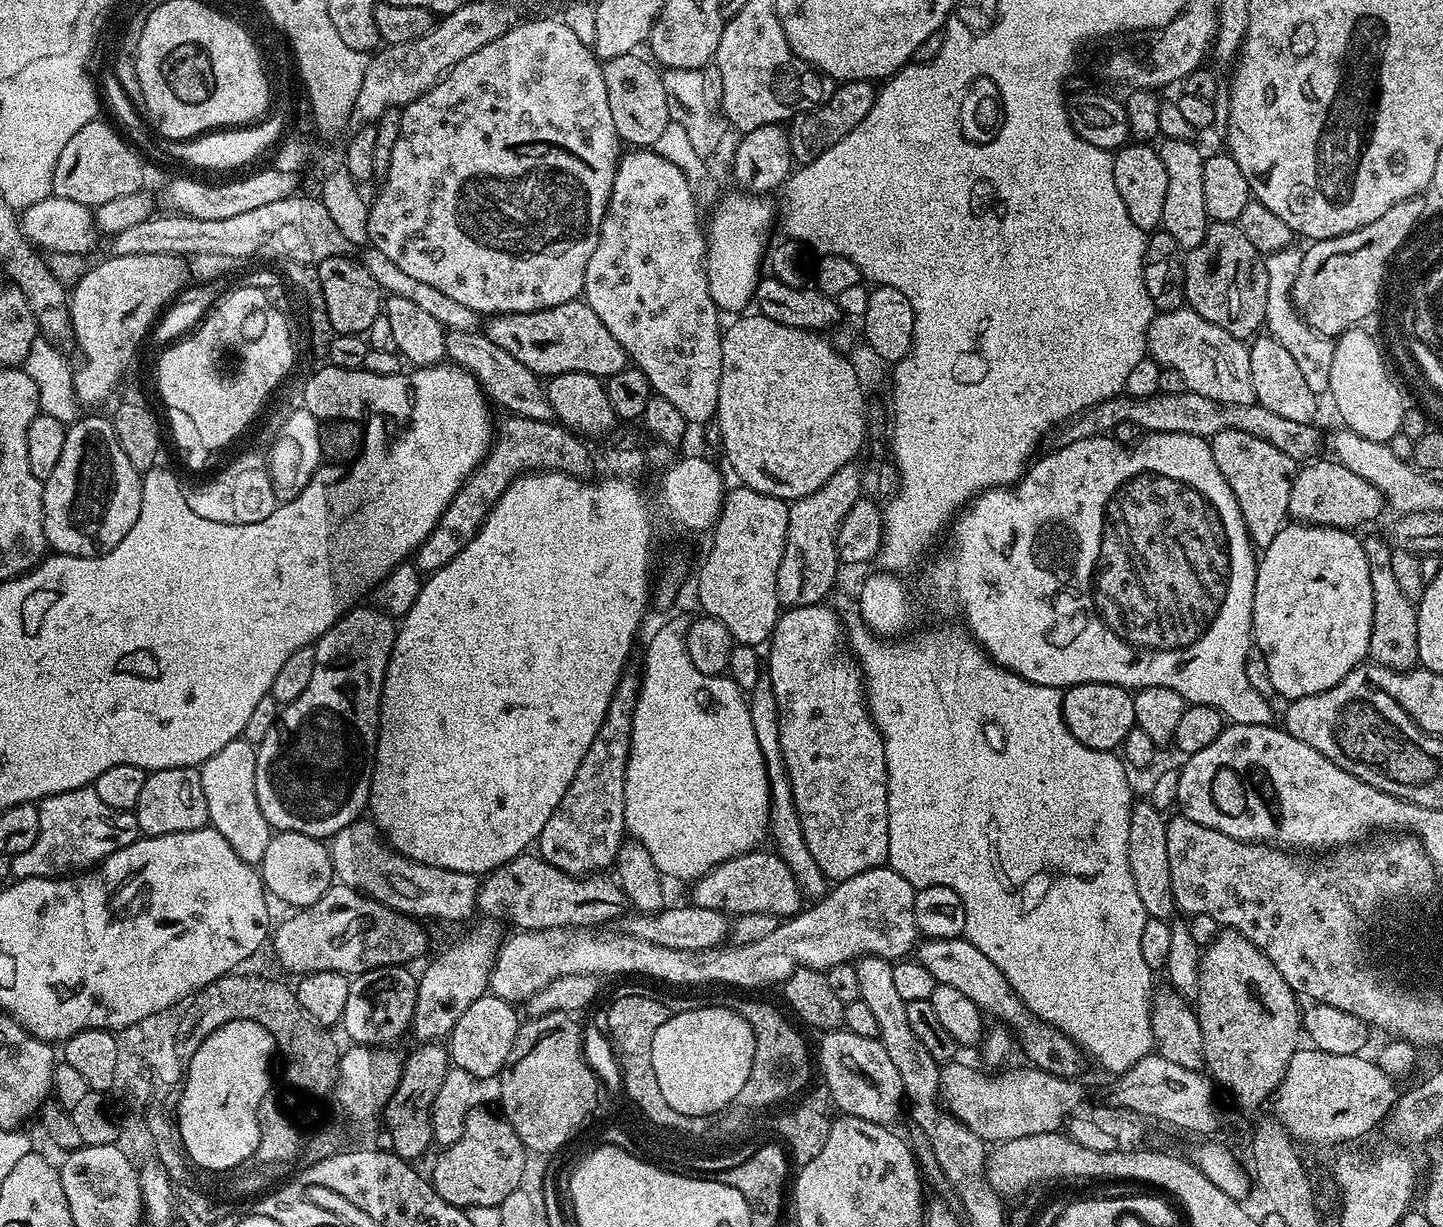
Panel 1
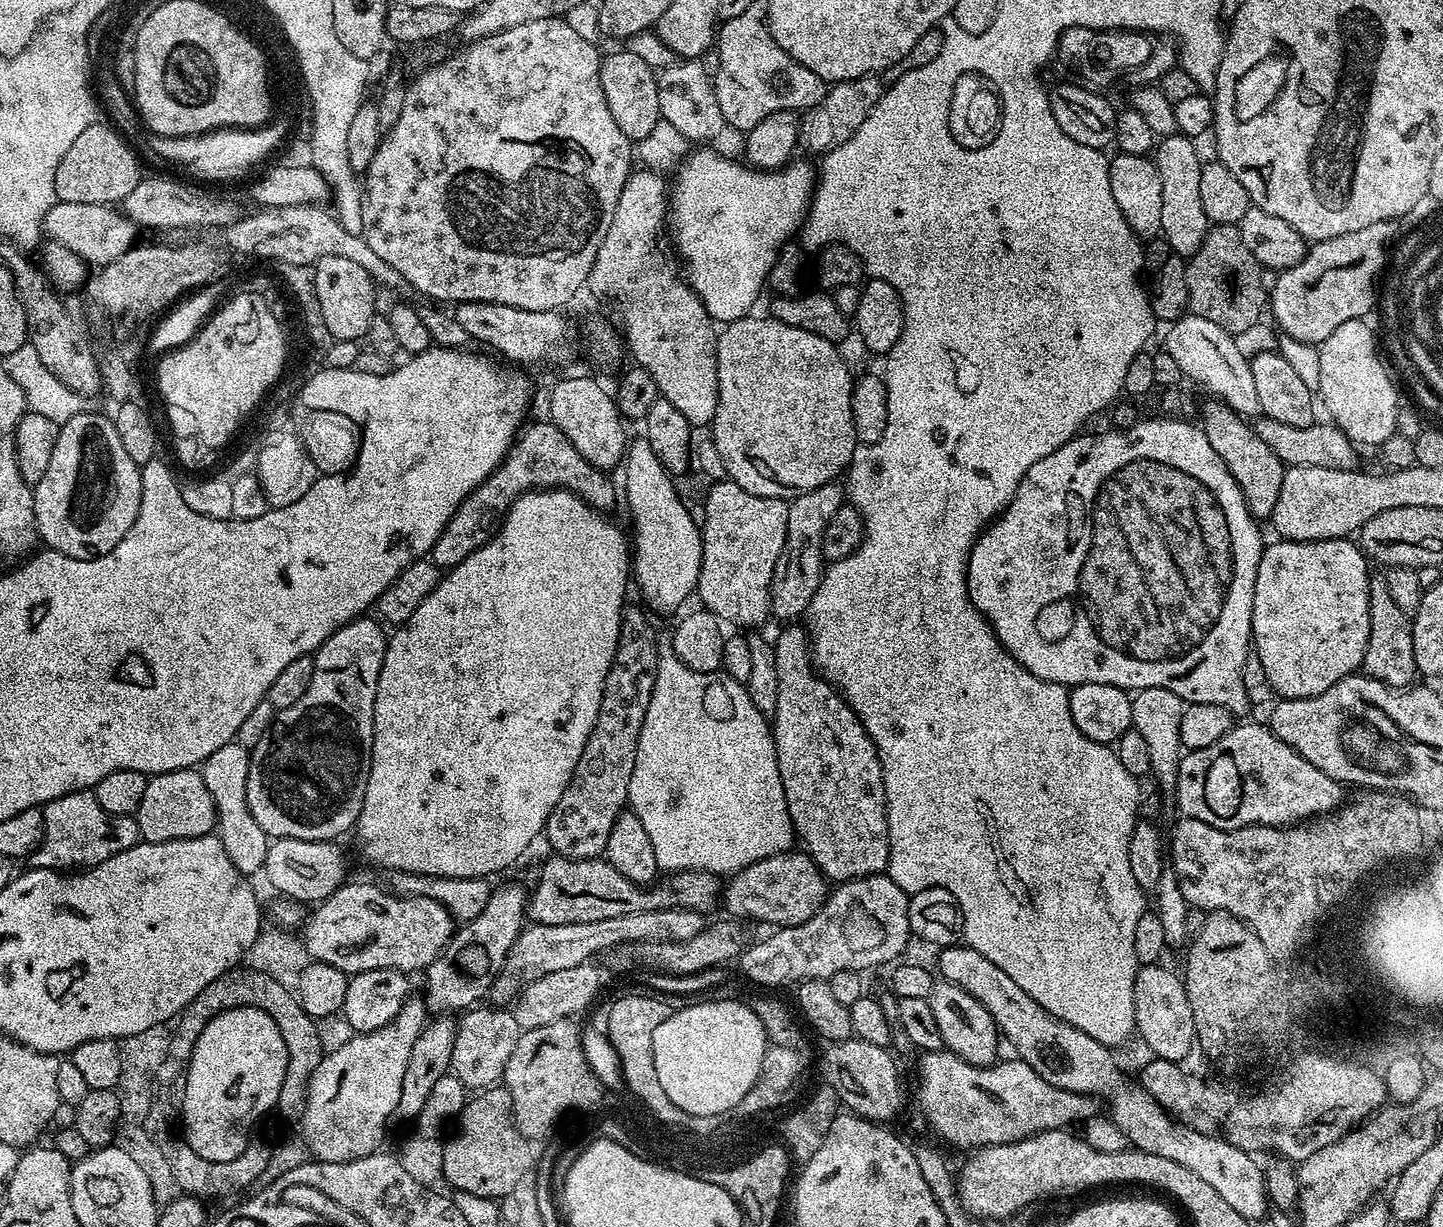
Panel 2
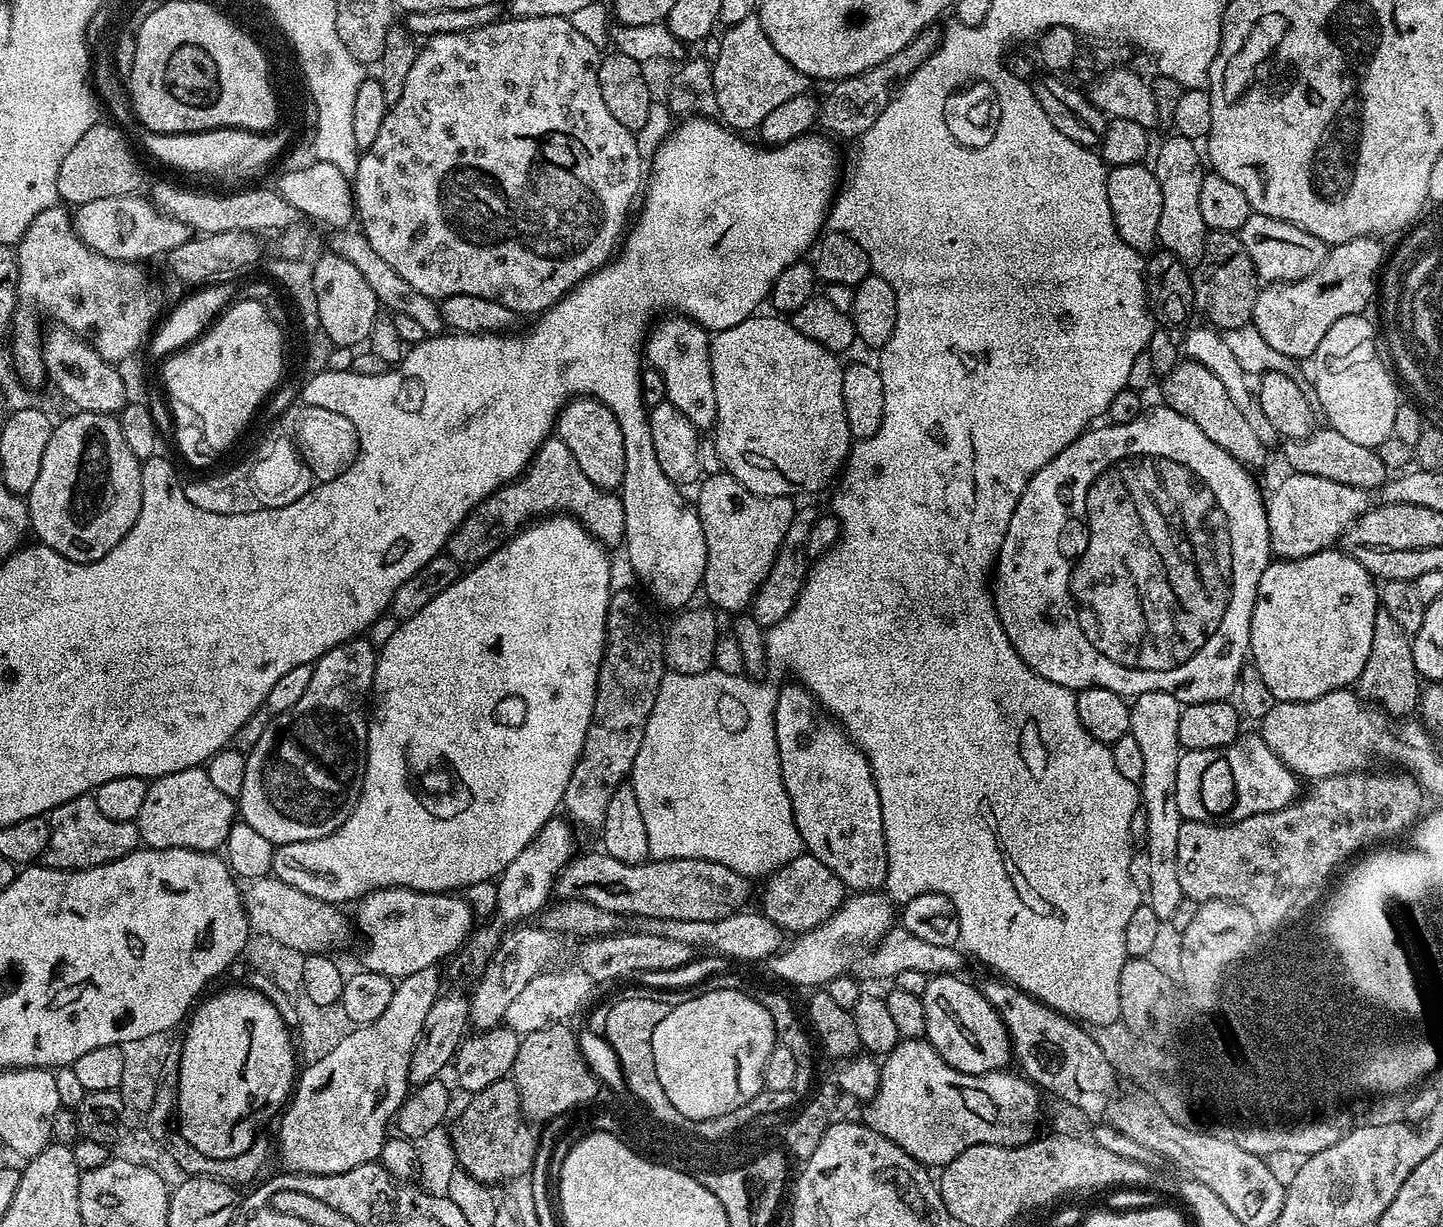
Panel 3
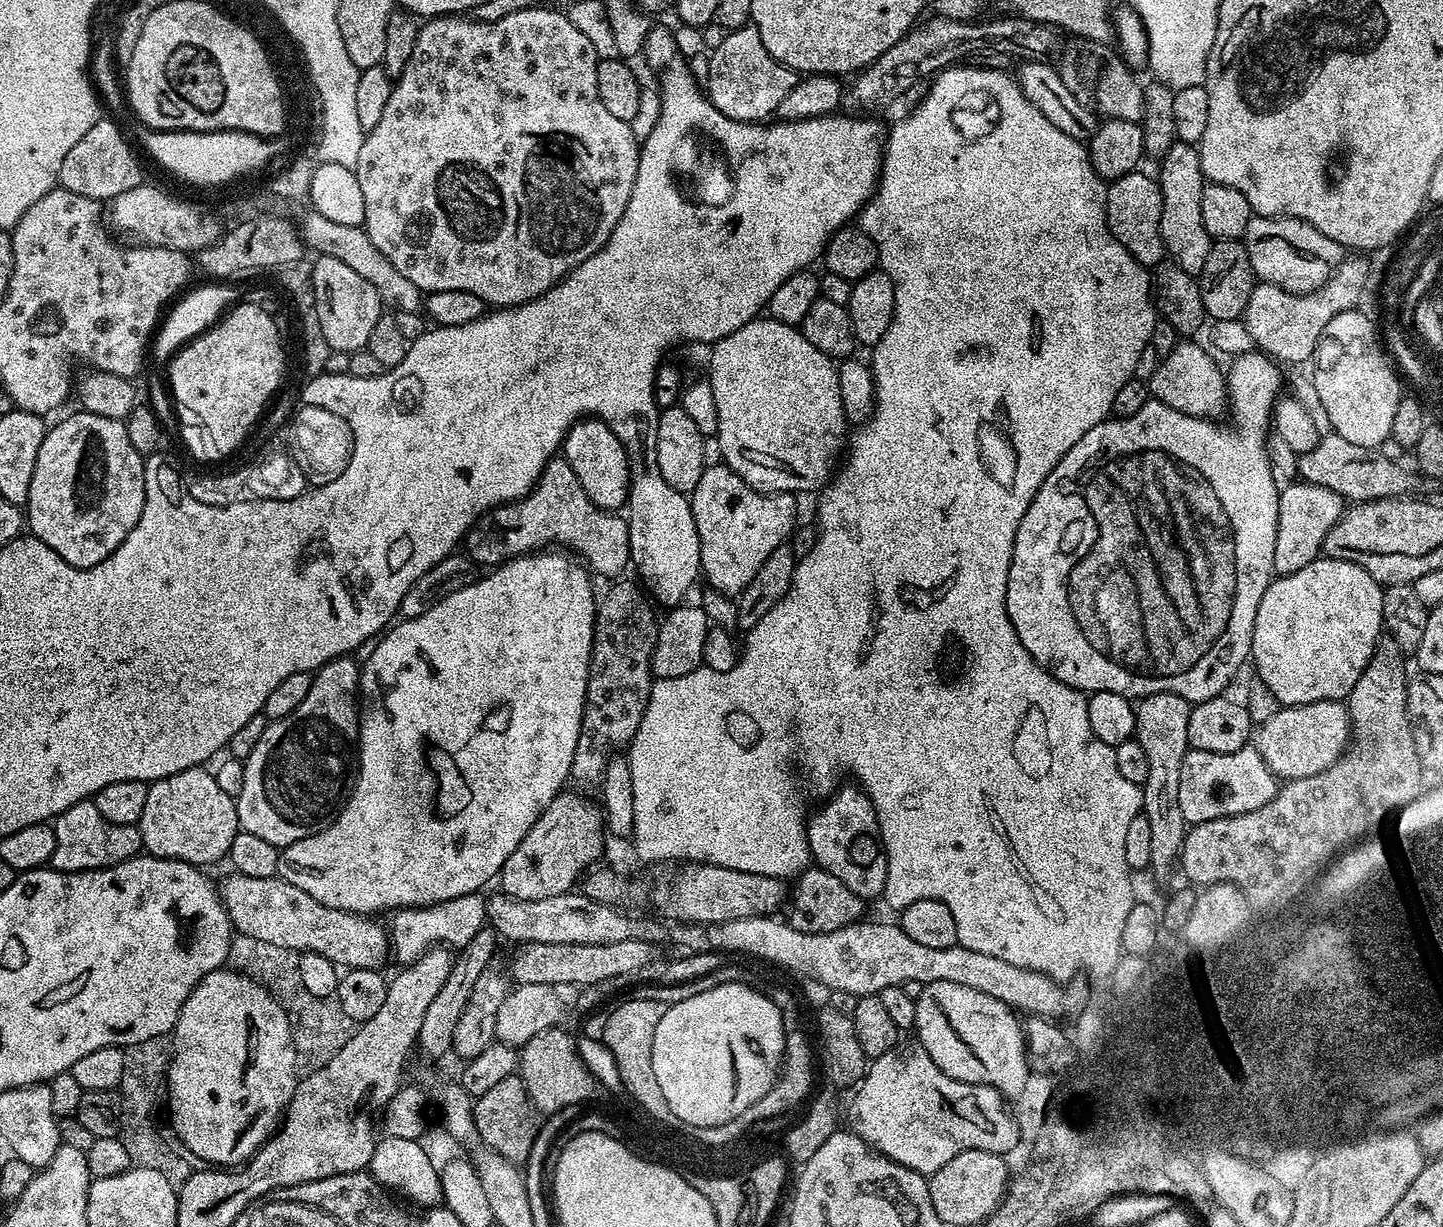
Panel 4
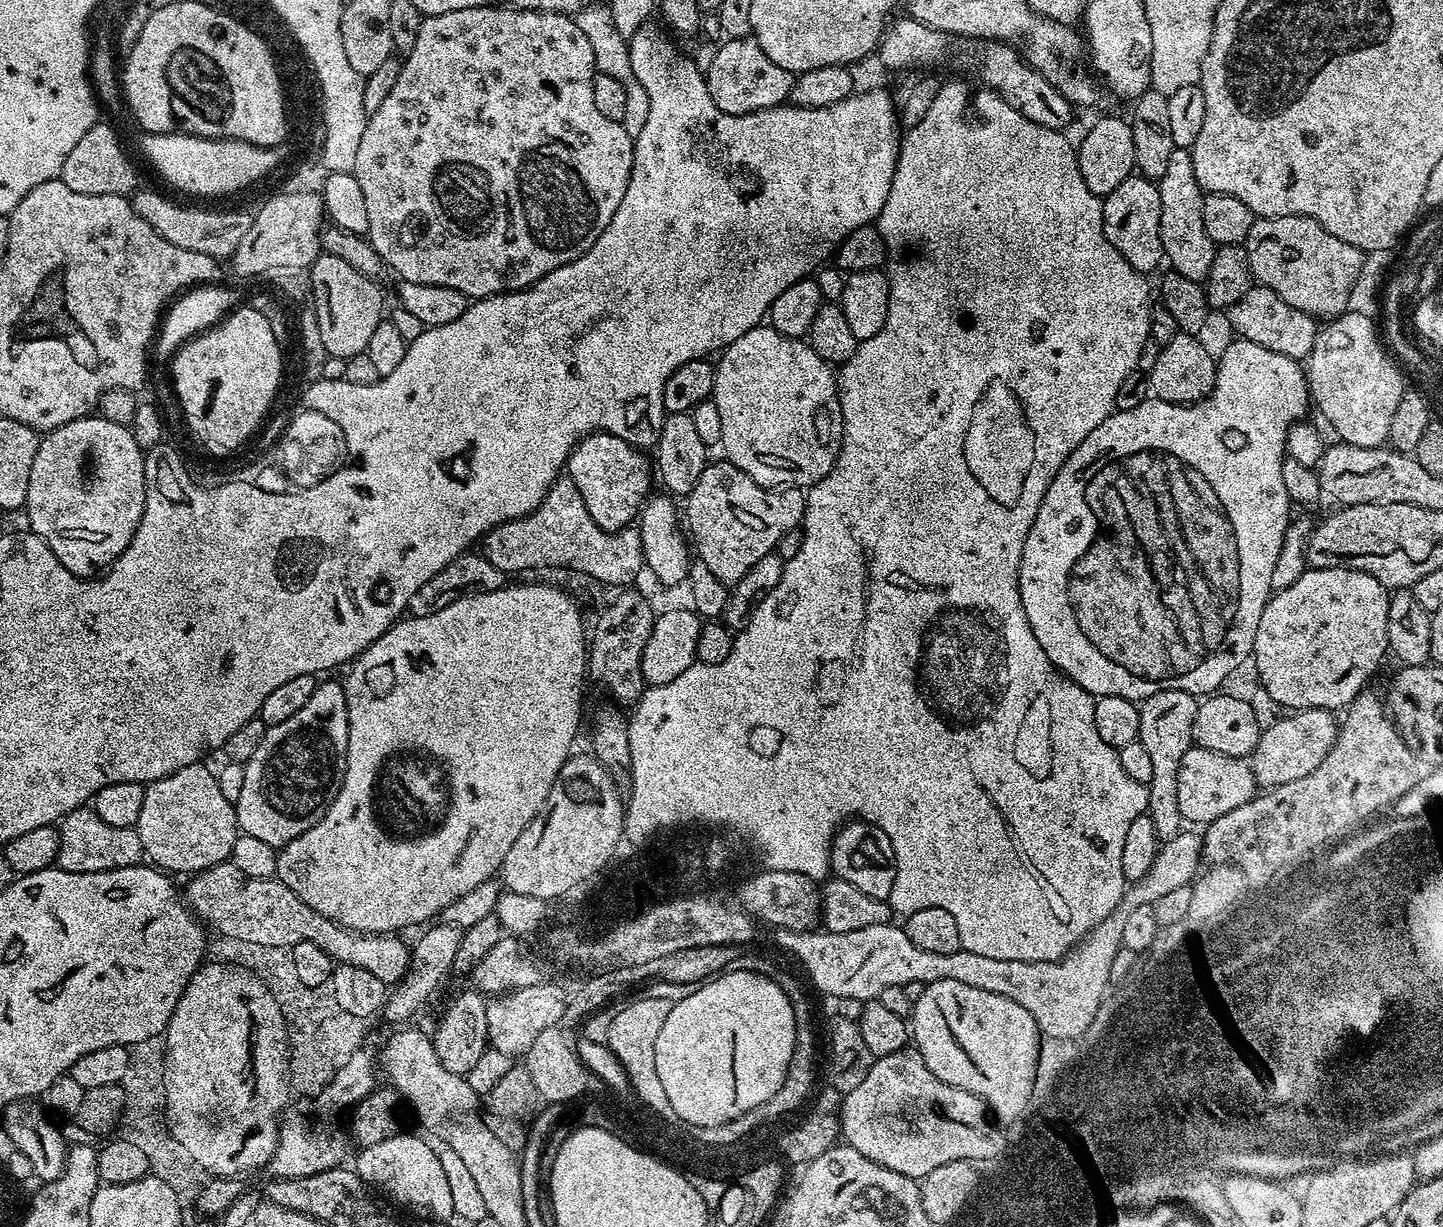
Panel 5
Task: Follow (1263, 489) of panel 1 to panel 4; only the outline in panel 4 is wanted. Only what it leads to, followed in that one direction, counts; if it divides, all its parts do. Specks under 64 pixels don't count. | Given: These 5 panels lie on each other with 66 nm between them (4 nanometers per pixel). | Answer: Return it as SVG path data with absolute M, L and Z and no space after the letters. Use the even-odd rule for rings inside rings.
M1184 338L1176 343L1174 350L1160 361L1154 374L1146 381L1149 393L1166 406L1187 416L1220 418L1229 407L1228 381L1225 369L1216 365L1216 360L1192 338Z

